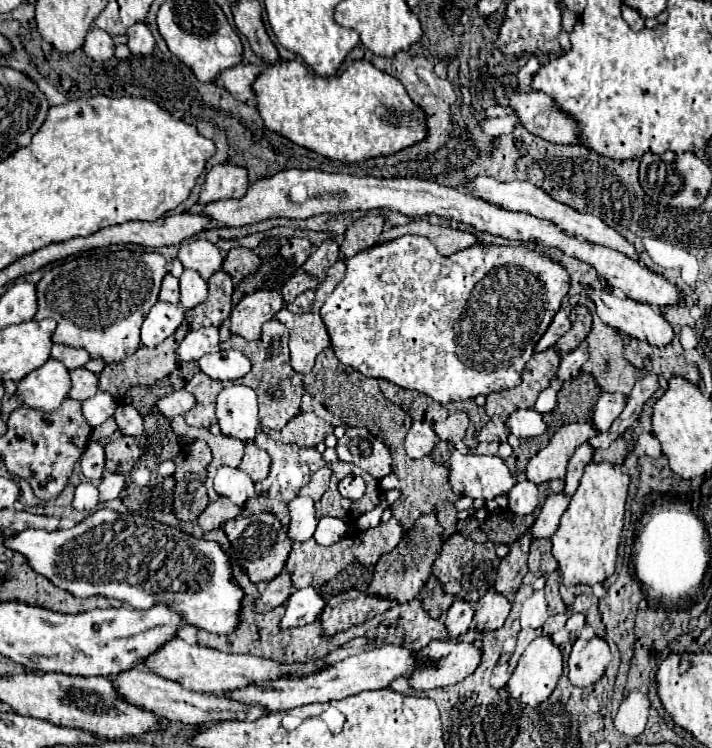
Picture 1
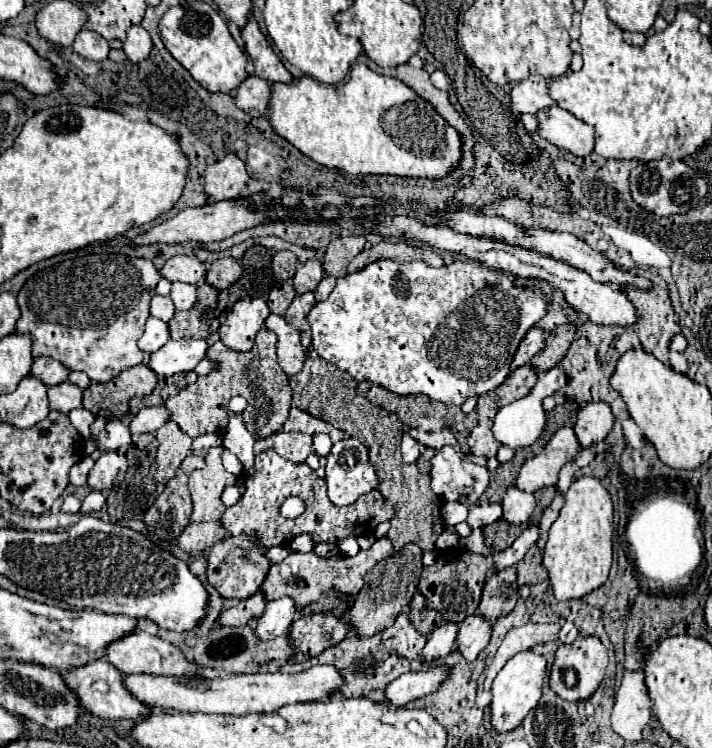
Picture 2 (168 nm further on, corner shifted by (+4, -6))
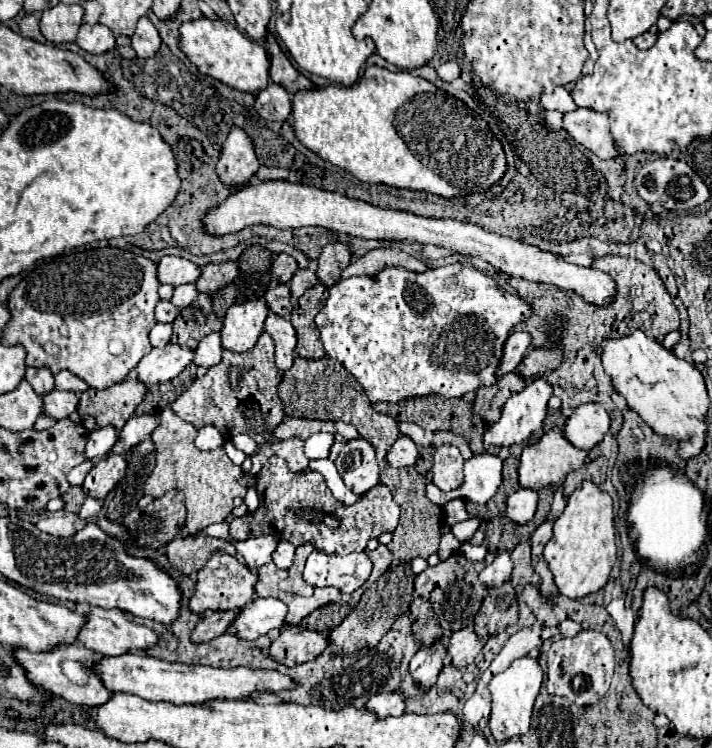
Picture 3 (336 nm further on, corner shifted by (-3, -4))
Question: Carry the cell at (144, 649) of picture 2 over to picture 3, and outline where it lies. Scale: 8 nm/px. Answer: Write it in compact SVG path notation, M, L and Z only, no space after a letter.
M91 607L85 617L87 617L87 625L83 625L83 629L79 631L79 643L101 655L123 655L127 651L143 651L157 643L157 633L125 619L125 615L119 609Z

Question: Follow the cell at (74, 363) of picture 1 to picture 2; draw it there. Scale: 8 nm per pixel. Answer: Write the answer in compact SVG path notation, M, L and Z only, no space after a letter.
M38 357L32 365L32 375L40 381L44 381L48 387L58 385L68 379L70 371L64 367L64 363L52 359L52 357Z

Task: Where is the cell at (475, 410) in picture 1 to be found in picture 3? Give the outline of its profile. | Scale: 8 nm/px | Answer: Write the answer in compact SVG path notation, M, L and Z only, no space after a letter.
M427 395L427 397L417 397L417 399L405 399L399 403L377 403L373 405L375 411L391 415L395 421L409 421L415 423L427 431L453 431L457 435L464 437L473 453L483 453L483 435L486 430L486 424L481 421L481 417L473 411L471 403L463 403L461 399L447 399L439 395Z

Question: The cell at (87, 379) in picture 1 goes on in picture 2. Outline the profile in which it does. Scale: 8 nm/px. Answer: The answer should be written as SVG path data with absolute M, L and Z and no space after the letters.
M60 383L56 387L48 389L48 397L50 397L50 409L62 411L62 413L70 413L72 409L82 407L82 389L76 387L74 383Z

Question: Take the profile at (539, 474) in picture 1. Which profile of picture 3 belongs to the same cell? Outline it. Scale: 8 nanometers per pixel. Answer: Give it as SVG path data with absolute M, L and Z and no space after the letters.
M551 429L547 431L537 443L525 445L521 457L519 457L519 485L525 489L541 489L545 485L561 485L567 473L577 471L585 465L587 451L581 451L573 447L565 437L561 429Z

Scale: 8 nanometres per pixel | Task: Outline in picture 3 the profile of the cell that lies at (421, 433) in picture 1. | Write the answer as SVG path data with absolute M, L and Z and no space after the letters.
M399 435L395 445L391 445L391 449L387 451L387 463L391 467L397 467L397 469L399 467L411 467L411 465L415 465L417 455L419 455L417 445L409 437Z

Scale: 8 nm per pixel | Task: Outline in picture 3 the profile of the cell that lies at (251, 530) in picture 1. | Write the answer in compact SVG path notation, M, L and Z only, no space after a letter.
M215 553L213 559L207 561L205 569L199 571L199 577L195 581L195 593L189 599L189 609L199 615L205 611L239 611L253 599L255 581L257 575L253 575L239 559L225 553Z

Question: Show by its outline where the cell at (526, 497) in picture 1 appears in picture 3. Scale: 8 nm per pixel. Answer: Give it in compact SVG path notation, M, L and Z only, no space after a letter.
M517 489L507 499L505 515L513 523L527 523L527 521L531 521L535 511L537 511L537 491L533 491L533 489Z

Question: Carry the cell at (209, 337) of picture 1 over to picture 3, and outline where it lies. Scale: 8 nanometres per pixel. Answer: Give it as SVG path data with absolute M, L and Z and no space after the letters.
M165 345L161 349L151 349L135 367L135 377L137 381L143 381L147 387L149 385L155 385L155 383L165 383L165 381L171 381L173 377L177 377L187 365L193 363L193 349L181 349L179 345Z

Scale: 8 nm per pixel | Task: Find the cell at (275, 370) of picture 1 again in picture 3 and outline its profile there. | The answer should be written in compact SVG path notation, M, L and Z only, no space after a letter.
M261 333L255 347L245 353L223 351L223 359L209 367L205 377L195 379L193 385L169 407L195 429L213 425L225 439L247 433L257 445L263 445L285 417L283 403L277 397L279 383L281 373L275 367L275 343L269 333Z

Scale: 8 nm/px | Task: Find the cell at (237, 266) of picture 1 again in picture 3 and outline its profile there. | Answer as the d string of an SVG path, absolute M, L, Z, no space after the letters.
M225 261L225 263L209 263L203 267L199 279L195 281L195 287L199 293L215 293L223 287L227 287L237 275L237 263Z

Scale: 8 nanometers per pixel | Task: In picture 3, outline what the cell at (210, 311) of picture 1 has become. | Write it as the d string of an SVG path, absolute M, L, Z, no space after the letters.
M201 293L189 307L181 309L173 321L171 343L183 345L183 349L195 349L197 343L213 331L221 331L221 319L213 313L209 295Z

